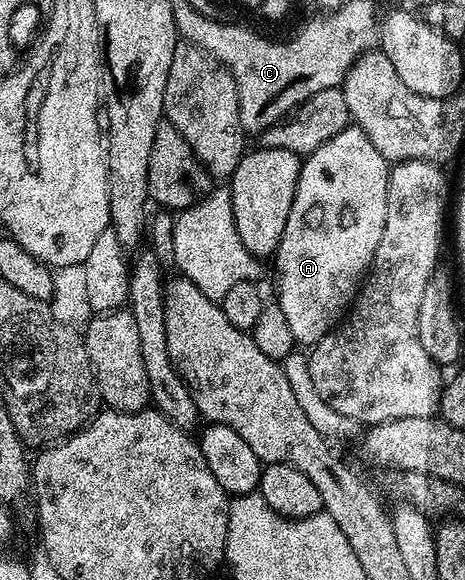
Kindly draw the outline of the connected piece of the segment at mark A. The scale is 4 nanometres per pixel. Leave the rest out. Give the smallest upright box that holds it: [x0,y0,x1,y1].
[274,126,389,345]

